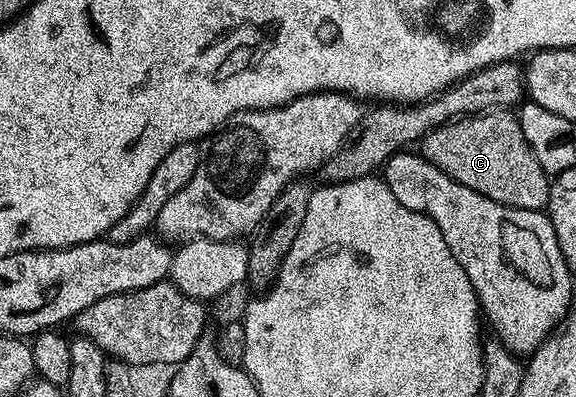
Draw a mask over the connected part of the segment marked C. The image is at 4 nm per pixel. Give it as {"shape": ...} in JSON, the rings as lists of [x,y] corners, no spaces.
{"shape":[[[492,110],[446,122],[421,139],[421,153],[441,172],[457,180],[457,184],[465,184],[465,188],[473,188],[473,192],[489,196],[497,204],[546,211],[551,178],[537,164],[537,156],[533,156],[529,144],[525,144],[521,124],[511,110]]]}

